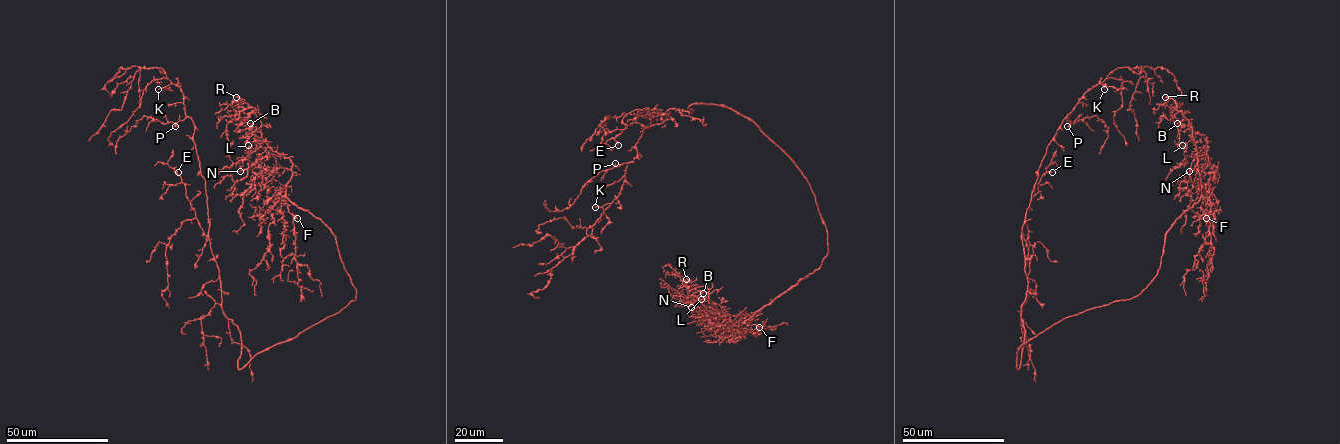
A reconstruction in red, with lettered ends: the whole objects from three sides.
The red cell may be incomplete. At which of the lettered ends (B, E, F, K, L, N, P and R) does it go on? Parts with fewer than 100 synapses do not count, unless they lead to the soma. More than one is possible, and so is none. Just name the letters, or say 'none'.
R

